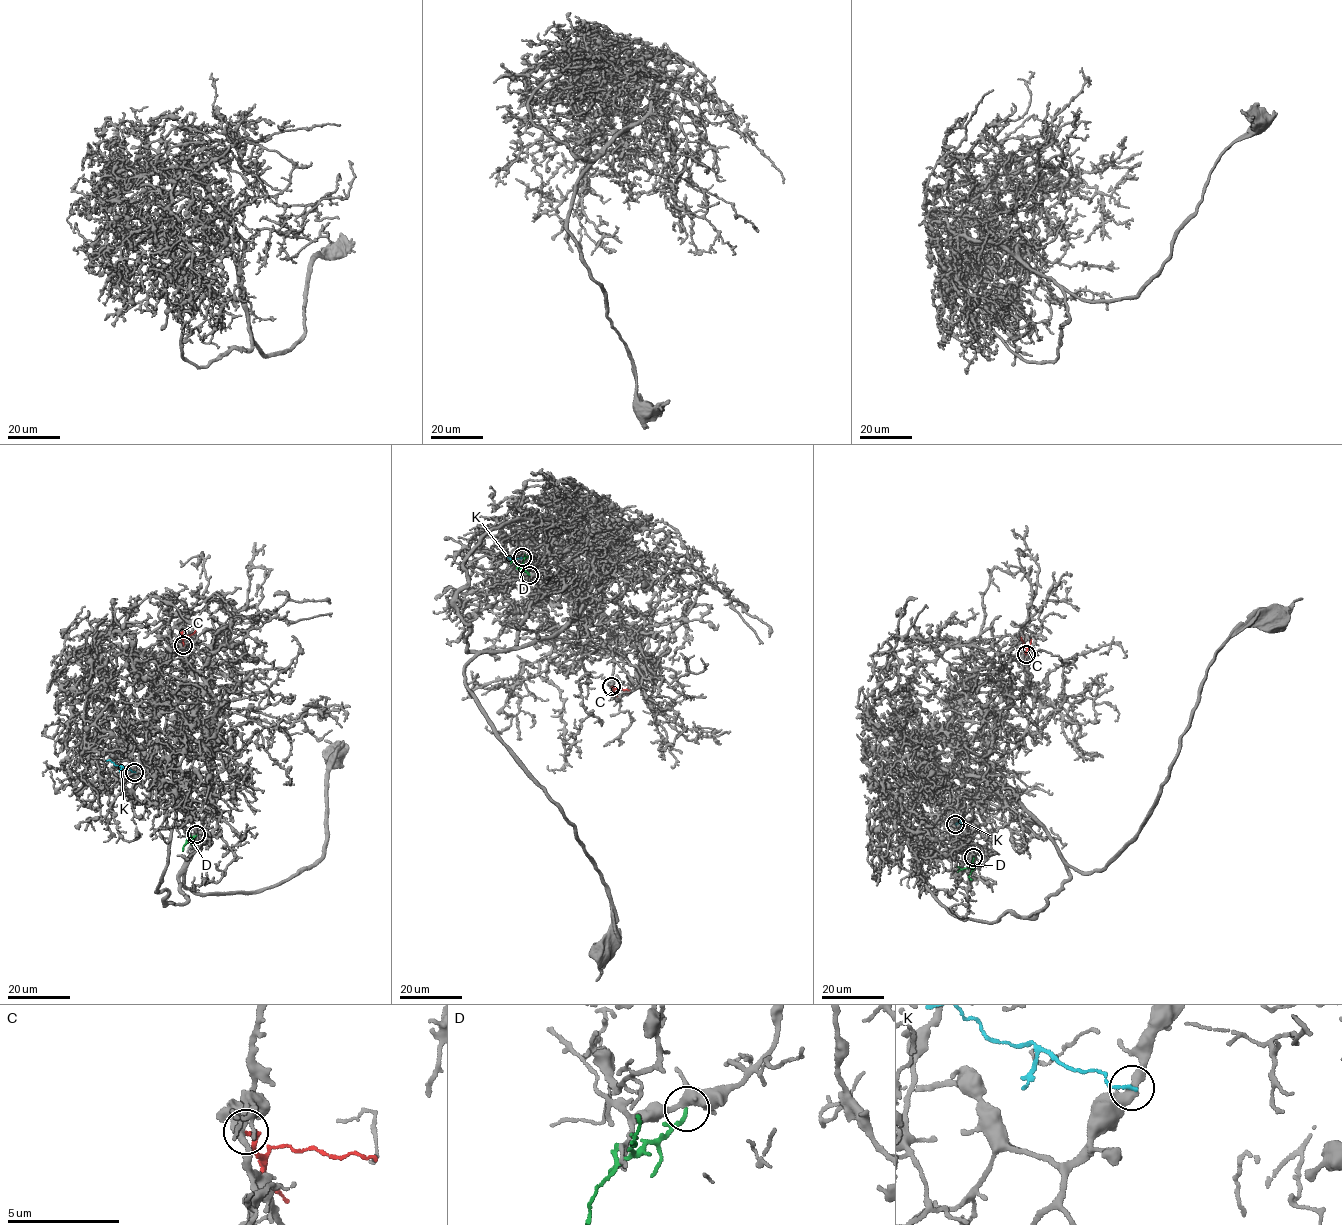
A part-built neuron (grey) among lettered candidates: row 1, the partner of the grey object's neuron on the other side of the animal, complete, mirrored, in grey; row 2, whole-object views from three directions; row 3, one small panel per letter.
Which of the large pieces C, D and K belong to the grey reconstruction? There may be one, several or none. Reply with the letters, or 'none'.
none

